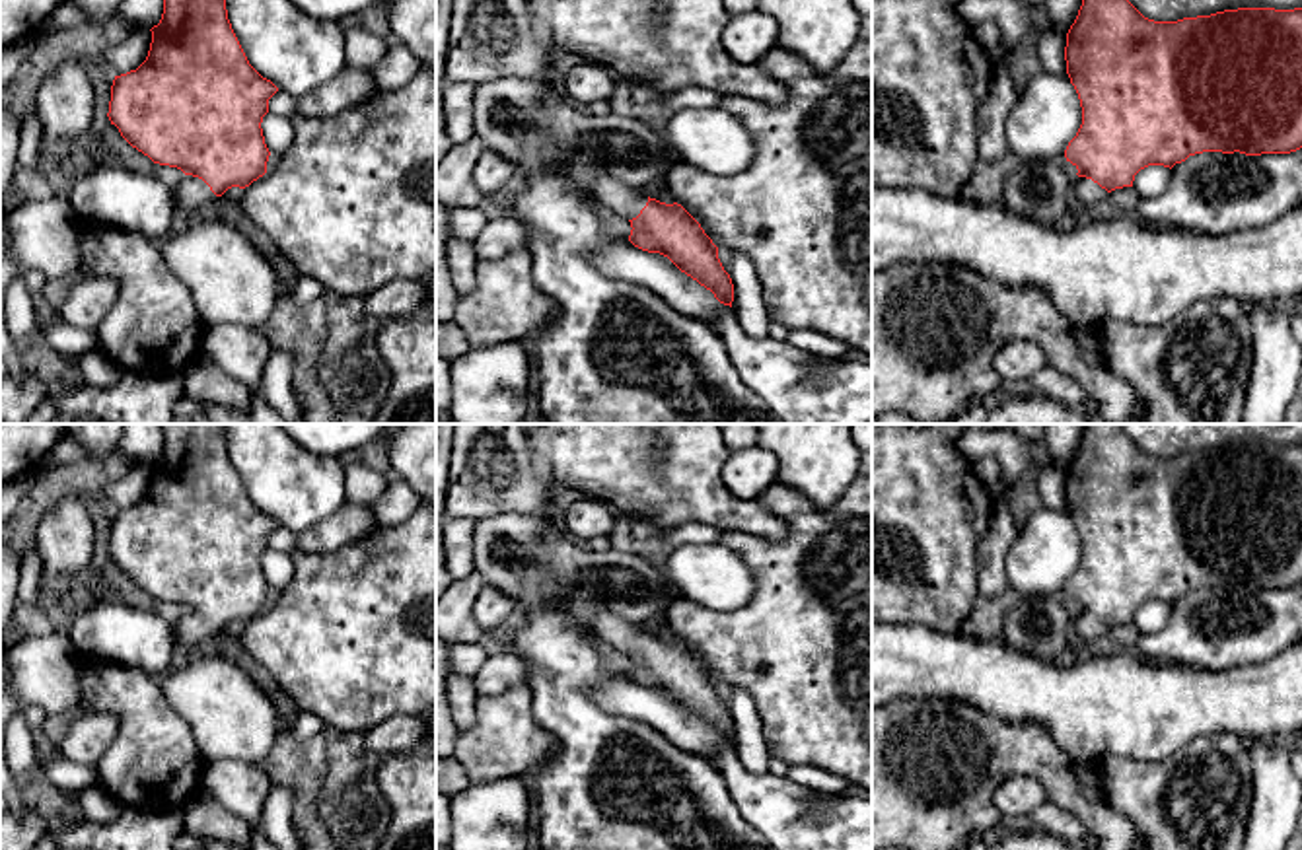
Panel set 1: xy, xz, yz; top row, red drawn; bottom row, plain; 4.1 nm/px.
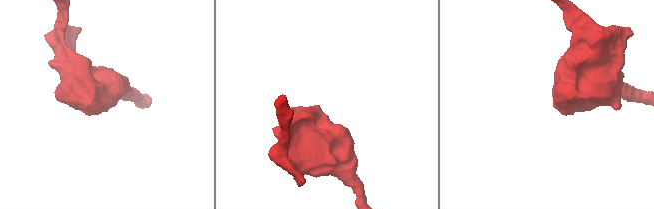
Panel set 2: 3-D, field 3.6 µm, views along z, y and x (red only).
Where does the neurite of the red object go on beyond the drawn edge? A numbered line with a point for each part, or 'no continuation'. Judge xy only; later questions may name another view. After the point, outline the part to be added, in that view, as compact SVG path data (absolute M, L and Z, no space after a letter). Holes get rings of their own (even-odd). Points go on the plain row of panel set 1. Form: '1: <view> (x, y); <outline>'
1: xy (191, 629); M185 611L183 617L171 624L171 630L177 648L189 648L218 634L202 615L193 611Z

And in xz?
1: xz (627, 637); M599 611L594 617L590 632L627 655L636 654L648 638L646 626L629 622L627 619L607 611Z

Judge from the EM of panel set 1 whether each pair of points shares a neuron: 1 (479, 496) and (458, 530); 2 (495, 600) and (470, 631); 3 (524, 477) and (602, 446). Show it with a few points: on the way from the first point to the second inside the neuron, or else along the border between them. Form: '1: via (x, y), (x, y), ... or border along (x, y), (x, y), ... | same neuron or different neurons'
1: border along (456, 518), (473, 522) | different neurons
2: border along (485, 586), (473, 605), (473, 619), (483, 635) | different neurons
3: border along (528, 444), (540, 465) | different neurons

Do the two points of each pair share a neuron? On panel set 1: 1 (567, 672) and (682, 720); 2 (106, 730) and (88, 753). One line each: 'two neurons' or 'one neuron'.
1: two neurons
2: one neuron

